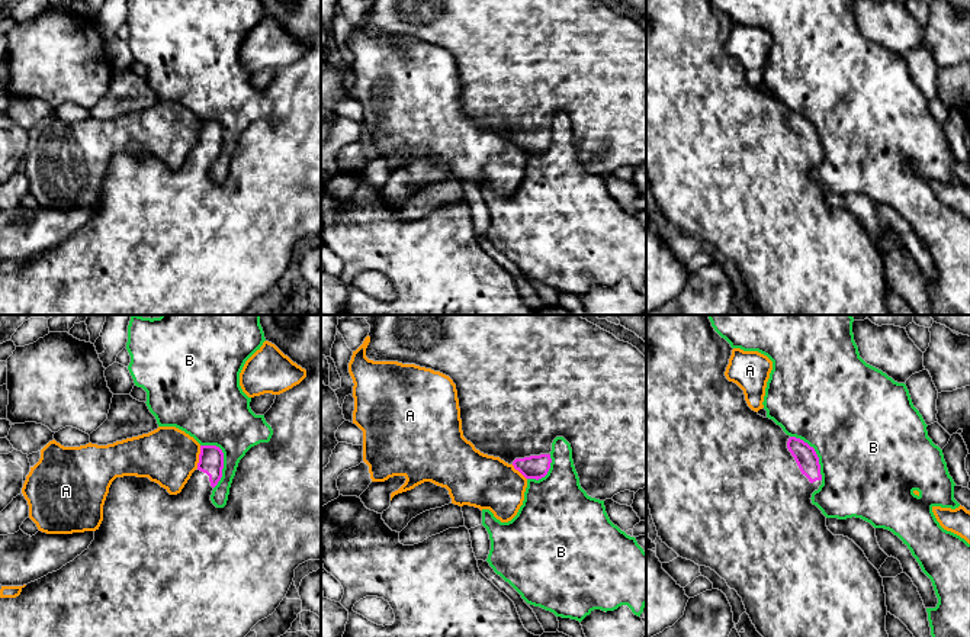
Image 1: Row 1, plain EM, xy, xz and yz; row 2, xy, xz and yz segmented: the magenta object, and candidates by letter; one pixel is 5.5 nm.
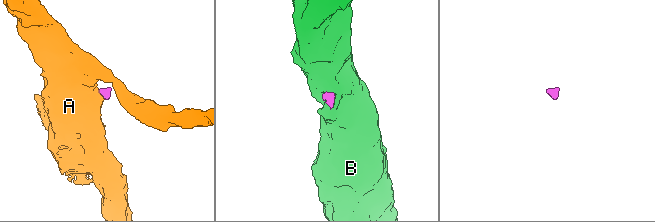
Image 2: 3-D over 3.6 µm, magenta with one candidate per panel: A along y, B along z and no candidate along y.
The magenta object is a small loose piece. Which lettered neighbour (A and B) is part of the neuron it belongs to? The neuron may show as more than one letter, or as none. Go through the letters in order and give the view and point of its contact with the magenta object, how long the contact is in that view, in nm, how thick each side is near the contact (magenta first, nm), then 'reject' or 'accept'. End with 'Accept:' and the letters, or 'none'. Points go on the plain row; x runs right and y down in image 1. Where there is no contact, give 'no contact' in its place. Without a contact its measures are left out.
A: contact xy (199, 132); length 130 nm; calibres 140 and 320 nm; reject
B: contact xy (222, 134); length 260 nm; calibres 140 and 360 nm; reject
Accept: none

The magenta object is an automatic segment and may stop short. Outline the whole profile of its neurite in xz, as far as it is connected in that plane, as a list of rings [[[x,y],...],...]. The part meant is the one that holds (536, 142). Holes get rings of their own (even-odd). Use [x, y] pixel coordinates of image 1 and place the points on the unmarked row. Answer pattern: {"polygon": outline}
{"polygon": [[[370,0],[366,32],[373,36],[398,36],[431,44],[456,59],[463,112],[484,129],[513,139],[526,154],[542,154],[550,144],[552,118],[563,112],[572,123],[572,135],[581,163],[588,171],[606,176],[614,170],[646,163],[646,32],[632,19],[617,15],[597,0]]]}

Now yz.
{"polygon": [[[646,0],[646,177],[651,184],[653,199],[658,206],[658,212],[669,223],[672,223],[680,232],[694,237],[698,241],[706,241],[714,245],[722,254],[726,255],[730,264],[735,264],[742,273],[746,289],[749,290],[757,306],[765,315],[889,315],[886,306],[886,268],[883,261],[883,252],[879,245],[868,237],[864,226],[848,212],[834,210],[826,202],[826,192],[822,186],[812,178],[812,168],[822,160],[819,132],[813,122],[800,113],[787,110],[780,100],[773,94],[761,91],[752,86],[746,75],[743,65],[733,57],[729,57],[725,51],[729,33],[732,30],[730,19],[722,13],[712,0]]]}

